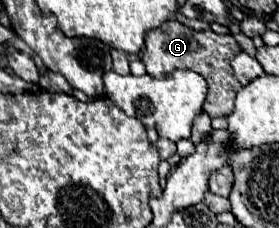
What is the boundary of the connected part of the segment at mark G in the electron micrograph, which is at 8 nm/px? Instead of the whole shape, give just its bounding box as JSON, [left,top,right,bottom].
[142,18,242,118]

